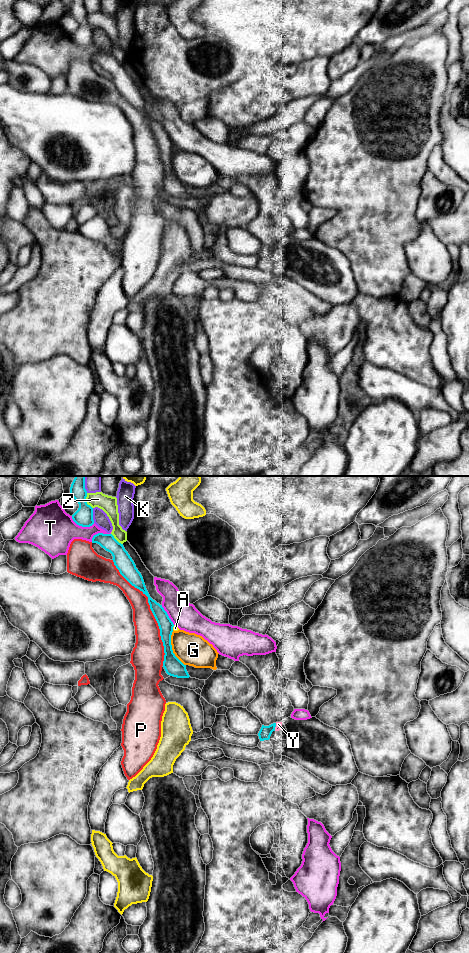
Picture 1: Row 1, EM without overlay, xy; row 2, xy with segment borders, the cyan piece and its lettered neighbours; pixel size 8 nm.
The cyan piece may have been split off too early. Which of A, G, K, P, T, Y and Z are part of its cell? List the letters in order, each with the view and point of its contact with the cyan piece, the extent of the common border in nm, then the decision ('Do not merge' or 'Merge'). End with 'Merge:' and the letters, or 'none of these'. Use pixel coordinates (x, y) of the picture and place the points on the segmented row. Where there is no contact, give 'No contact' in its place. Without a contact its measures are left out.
A: Touches cyan at xy (173, 626). Shared border 40 nm. Do not merge
G: Touches cyan at xy (171, 648). Shared border 300 nm. Do not merge
K: Touches cyan at xy (92, 515). Shared border 120 nm. Do not merge
P: Touches cyan at xy (151, 610). Shared border 950 nm. Do not merge
T: Touches cyan at xy (82, 526). Shared border 200 nm. Do not merge
Y: Touches cyan at xy (275, 726). Shared border 70 nm. Do not merge
Z: Touches cyan at xy (85, 501). Shared border 140 nm. Do not merge
Merge: none of these

